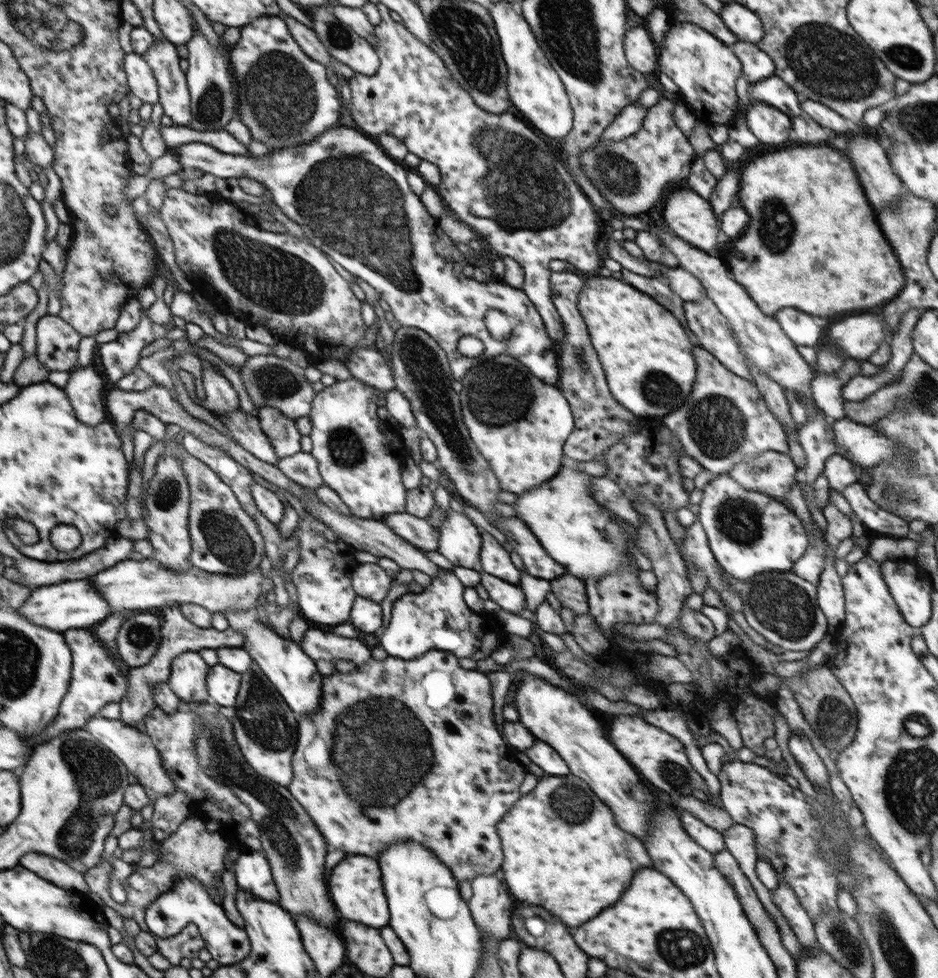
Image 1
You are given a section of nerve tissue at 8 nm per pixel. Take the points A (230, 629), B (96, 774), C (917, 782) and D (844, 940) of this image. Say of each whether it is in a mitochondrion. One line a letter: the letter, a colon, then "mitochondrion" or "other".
A: other
B: mitochondrion
C: mitochondrion
D: mitochondrion

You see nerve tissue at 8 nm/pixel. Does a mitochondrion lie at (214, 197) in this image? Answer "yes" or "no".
no

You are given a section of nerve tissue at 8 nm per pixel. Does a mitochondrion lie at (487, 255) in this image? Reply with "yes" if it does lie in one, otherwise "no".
no

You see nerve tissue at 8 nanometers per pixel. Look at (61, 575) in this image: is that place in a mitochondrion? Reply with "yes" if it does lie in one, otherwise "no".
no

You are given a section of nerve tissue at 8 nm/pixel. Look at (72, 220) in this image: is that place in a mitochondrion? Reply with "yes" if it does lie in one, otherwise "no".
no

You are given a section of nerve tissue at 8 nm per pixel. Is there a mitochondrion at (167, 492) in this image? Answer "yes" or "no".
yes

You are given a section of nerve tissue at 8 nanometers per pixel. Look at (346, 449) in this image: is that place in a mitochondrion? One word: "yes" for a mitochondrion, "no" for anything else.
yes

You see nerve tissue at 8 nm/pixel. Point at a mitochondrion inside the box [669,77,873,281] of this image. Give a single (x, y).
(777, 229)

